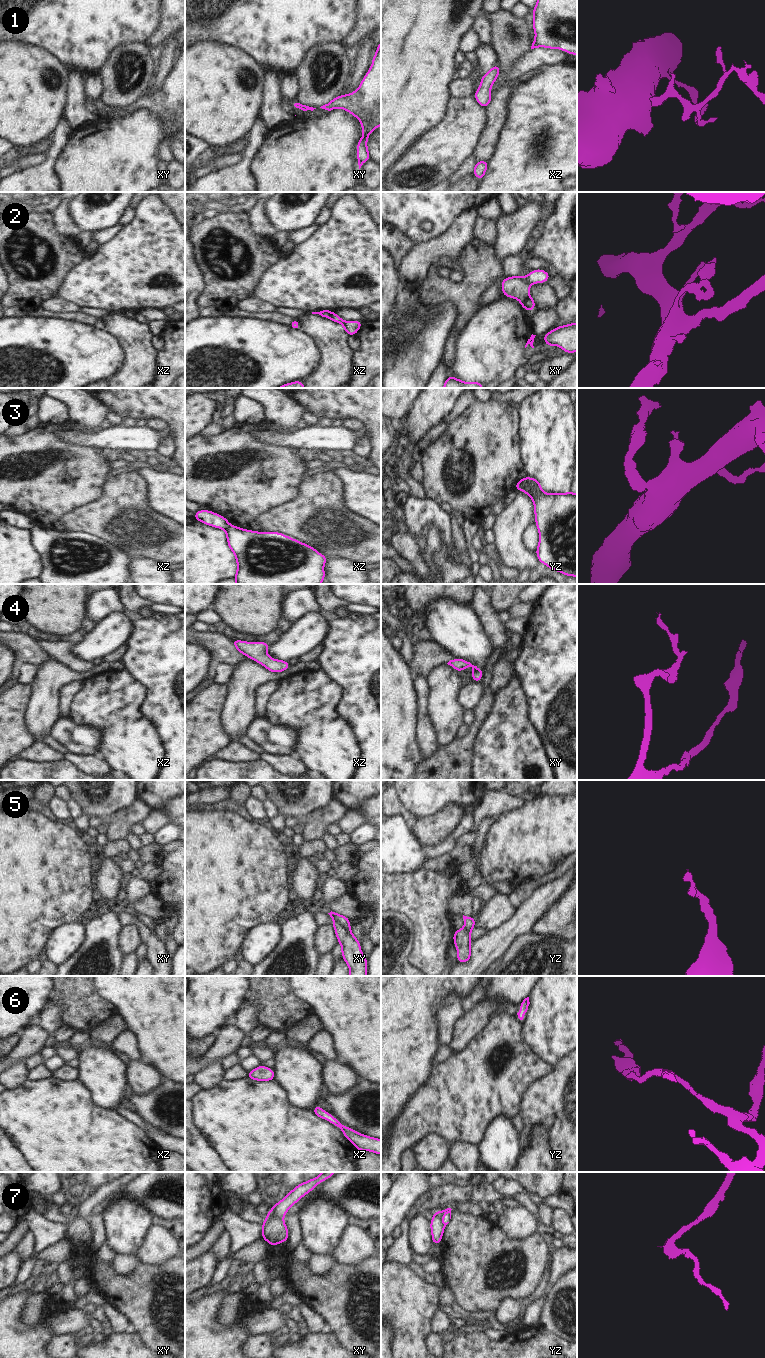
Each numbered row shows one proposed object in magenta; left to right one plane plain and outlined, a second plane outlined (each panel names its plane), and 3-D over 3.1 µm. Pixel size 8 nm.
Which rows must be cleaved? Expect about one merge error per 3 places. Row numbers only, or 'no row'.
2, 3, 5, 7

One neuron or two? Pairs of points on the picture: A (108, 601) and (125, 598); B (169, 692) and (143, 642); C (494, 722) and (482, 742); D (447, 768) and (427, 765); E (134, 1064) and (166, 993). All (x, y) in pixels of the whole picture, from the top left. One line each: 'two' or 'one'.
A: two
B: one
C: one
D: one
E: two

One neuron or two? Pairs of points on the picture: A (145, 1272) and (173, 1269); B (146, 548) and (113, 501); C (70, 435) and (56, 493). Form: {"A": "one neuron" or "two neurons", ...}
{"A": "one neuron", "B": "one neuron", "C": "two neurons"}

